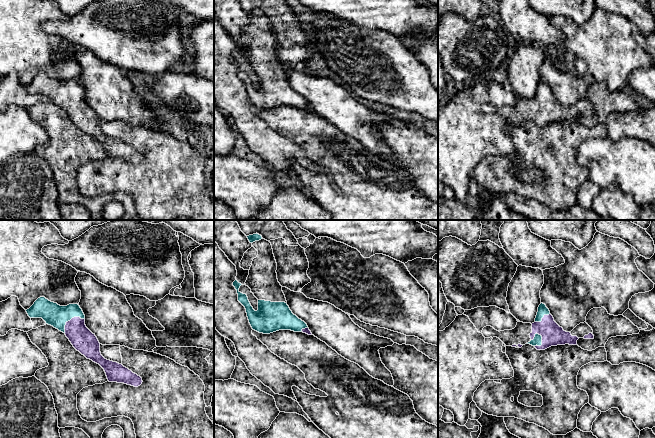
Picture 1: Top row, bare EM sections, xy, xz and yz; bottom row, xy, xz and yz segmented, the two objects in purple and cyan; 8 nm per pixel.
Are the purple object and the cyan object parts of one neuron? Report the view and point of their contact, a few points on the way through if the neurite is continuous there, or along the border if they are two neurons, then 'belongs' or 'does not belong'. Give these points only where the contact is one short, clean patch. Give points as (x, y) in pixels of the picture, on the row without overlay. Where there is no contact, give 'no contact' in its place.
meets purple in yz at (542, 117); belongs

